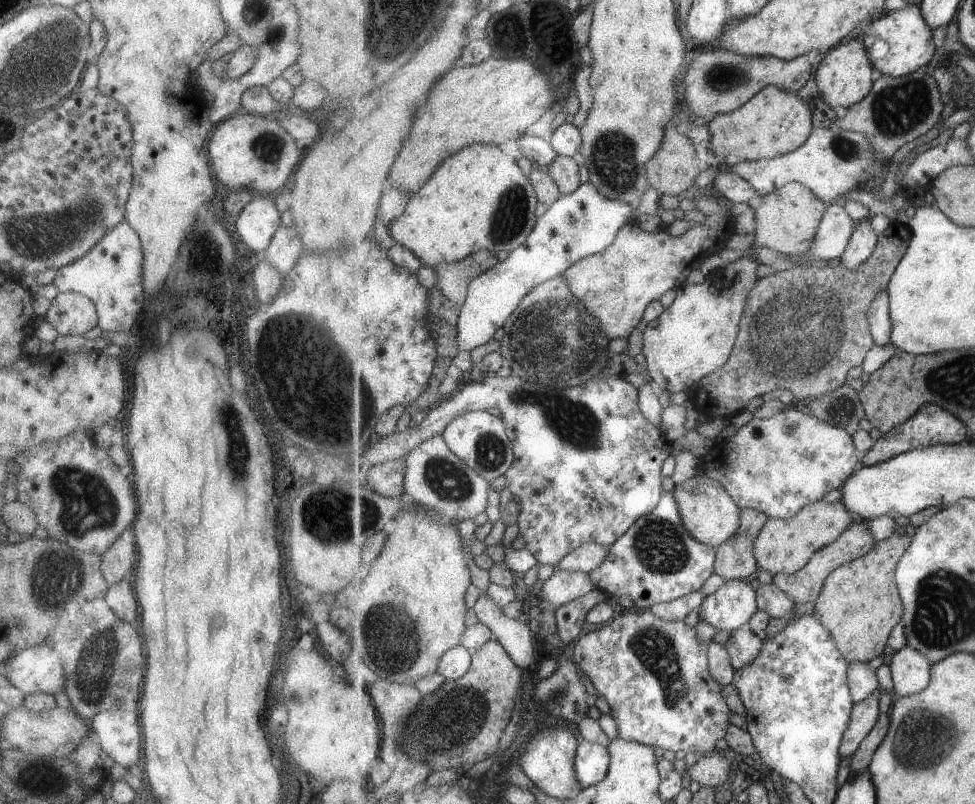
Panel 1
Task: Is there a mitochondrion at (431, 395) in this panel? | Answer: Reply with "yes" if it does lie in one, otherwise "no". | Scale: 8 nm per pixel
no

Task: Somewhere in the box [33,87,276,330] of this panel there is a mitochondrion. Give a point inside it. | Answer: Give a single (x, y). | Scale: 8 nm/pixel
(202, 254)

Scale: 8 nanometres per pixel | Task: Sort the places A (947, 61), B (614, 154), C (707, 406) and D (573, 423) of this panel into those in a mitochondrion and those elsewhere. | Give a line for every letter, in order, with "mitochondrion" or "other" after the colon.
A: other
B: mitochondrion
C: other
D: mitochondrion

